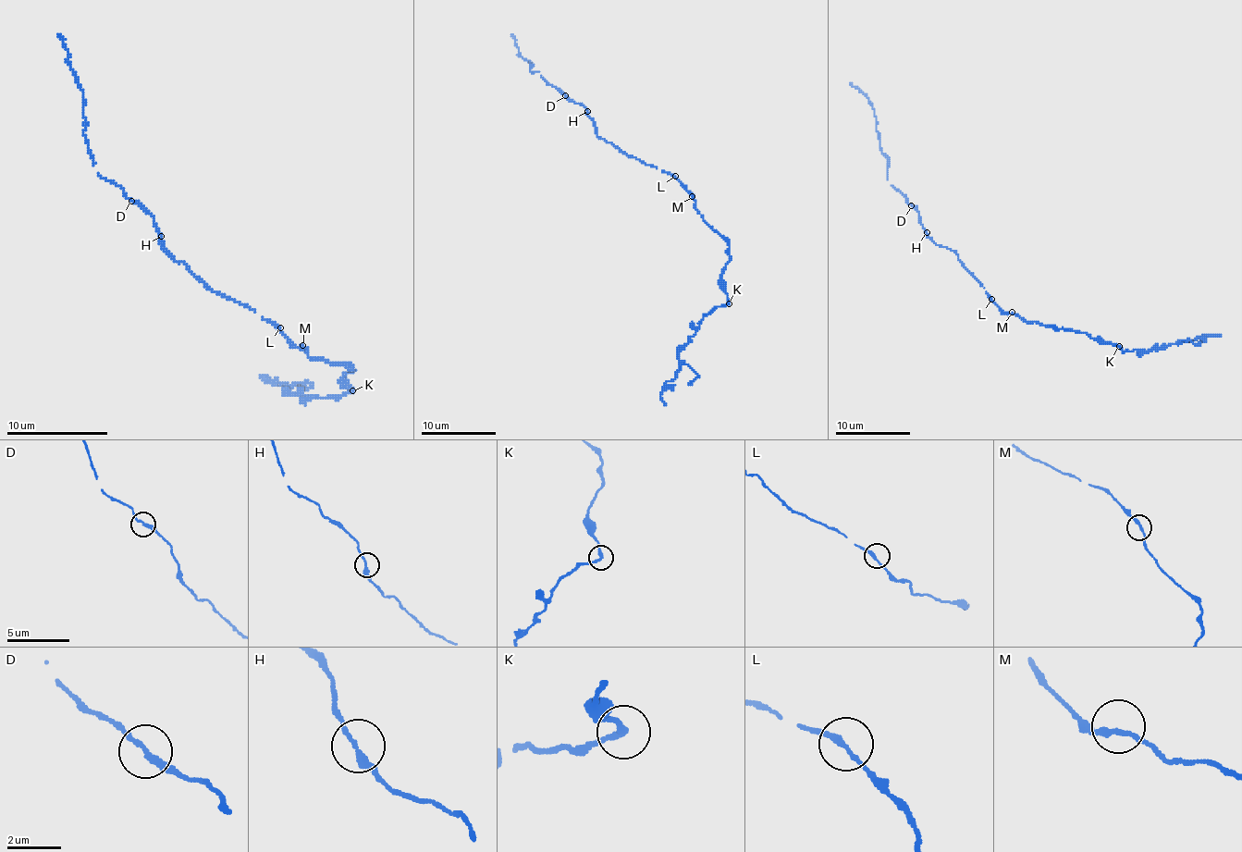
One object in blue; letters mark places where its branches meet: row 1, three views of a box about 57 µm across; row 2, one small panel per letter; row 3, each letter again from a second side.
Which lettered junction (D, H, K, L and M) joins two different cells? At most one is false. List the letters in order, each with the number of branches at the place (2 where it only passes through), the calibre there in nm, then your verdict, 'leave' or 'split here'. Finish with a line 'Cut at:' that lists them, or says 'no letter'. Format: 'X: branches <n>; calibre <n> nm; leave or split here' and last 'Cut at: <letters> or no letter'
D: branches 2; calibre 220 nm; leave
H: branches 2; calibre 200 nm; leave
K: branches 2; calibre 200 nm; split here
L: branches 2; calibre 200 nm; leave
M: branches 2; calibre 200 nm; leave
Cut at: K

